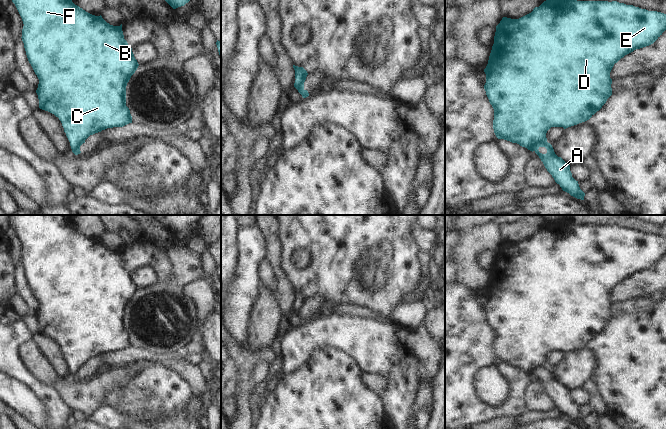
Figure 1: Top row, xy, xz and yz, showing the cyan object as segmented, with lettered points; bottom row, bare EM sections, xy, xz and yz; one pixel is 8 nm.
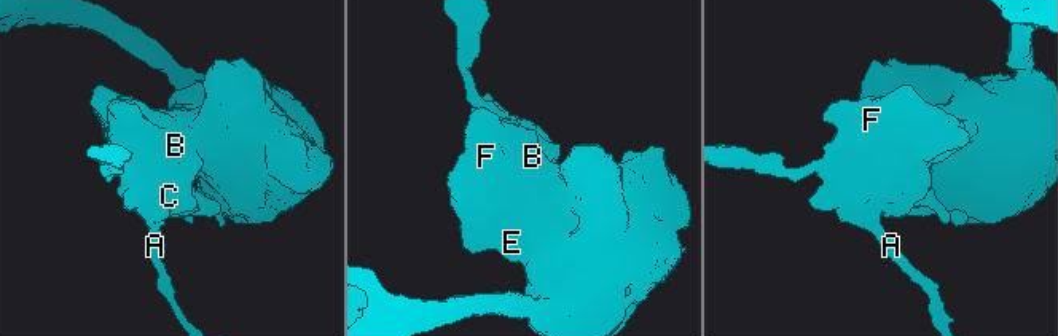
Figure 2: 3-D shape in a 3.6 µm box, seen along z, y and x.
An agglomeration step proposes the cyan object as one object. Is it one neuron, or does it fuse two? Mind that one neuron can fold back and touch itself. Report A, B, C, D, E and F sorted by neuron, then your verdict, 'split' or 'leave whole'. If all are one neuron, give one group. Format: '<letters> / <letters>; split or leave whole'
A / B C D E F; split

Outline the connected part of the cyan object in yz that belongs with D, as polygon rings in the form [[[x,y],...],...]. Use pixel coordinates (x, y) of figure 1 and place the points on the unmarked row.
[[[571,221],[544,225],[539,231],[519,243],[503,241],[496,250],[494,268],[489,280],[488,288],[484,293],[486,307],[484,313],[490,328],[494,333],[493,353],[498,363],[504,363],[517,367],[530,375],[535,375],[540,366],[547,366],[546,357],[551,351],[563,351],[564,353],[589,344],[612,319],[612,303],[610,296],[615,287],[625,279],[653,268],[666,254],[666,238],[657,235],[648,235],[633,229],[626,229],[617,225],[577,225]]]

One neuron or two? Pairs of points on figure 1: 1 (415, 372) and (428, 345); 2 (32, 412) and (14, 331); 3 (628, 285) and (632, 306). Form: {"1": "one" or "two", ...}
{"1": "one", "2": "two", "3": "two"}

